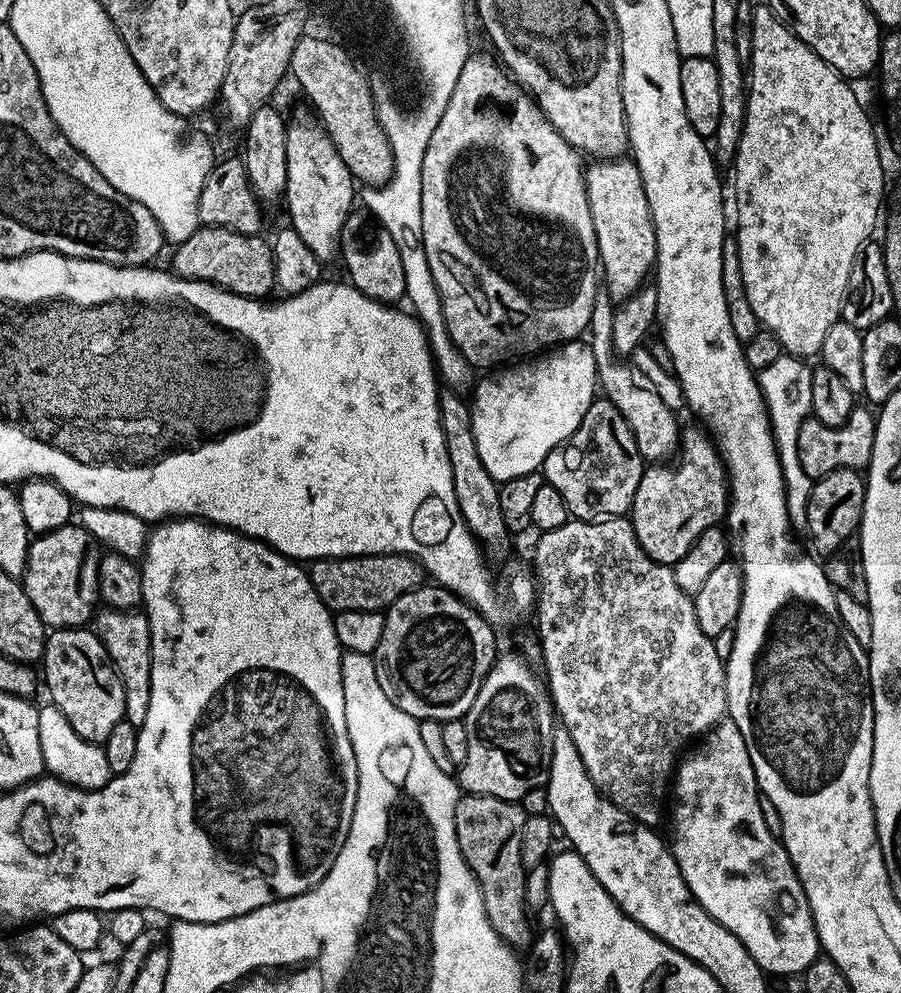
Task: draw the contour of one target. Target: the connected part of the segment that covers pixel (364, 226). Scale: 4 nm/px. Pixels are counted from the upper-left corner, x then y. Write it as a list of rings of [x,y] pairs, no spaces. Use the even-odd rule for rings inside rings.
[[[364,210],[348,213],[338,241],[338,256],[344,259],[344,268],[349,276],[347,279],[362,295],[389,306],[400,302],[396,300],[405,299],[406,274],[402,270],[398,246],[394,246],[394,238],[390,238],[388,231],[378,223],[375,216]]]

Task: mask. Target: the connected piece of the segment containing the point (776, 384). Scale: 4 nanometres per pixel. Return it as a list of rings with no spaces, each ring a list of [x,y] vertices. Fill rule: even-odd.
[[[781,354],[778,362],[766,366],[766,370],[758,374],[760,393],[764,395],[764,404],[768,408],[768,421],[772,423],[772,437],[782,466],[788,527],[796,534],[807,533],[810,490],[814,483],[806,474],[806,470],[802,470],[802,462],[798,459],[798,430],[802,430],[802,422],[809,419],[812,411],[810,402],[812,368],[804,364],[807,363],[803,359],[791,354]]]

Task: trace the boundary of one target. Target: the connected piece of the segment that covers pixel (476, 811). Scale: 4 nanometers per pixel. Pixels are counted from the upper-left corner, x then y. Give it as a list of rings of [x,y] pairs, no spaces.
[[[464,794],[456,801],[454,826],[458,834],[458,850],[462,850],[462,858],[470,866],[476,876],[478,886],[482,890],[482,898],[486,906],[486,914],[490,918],[490,926],[509,946],[516,950],[527,949],[534,939],[532,924],[528,921],[529,909],[524,901],[524,881],[526,869],[522,862],[522,825],[526,813],[519,803],[510,800],[499,800],[493,796],[474,796]]]

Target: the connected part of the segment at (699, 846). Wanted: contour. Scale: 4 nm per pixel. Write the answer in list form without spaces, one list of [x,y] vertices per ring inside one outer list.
[[[721,720],[679,761],[674,773],[674,792],[675,788],[676,813],[672,816],[670,847],[694,899],[744,943],[765,973],[803,974],[822,952],[810,902],[806,902],[802,882],[781,837],[772,832],[770,826],[766,826],[766,818],[762,818],[761,793],[756,786],[754,766],[742,730],[738,730],[732,720]]]

